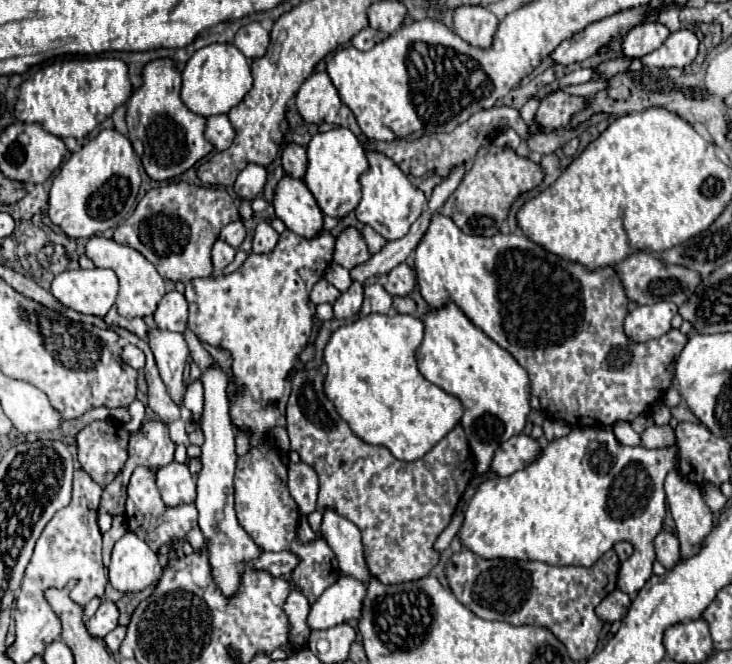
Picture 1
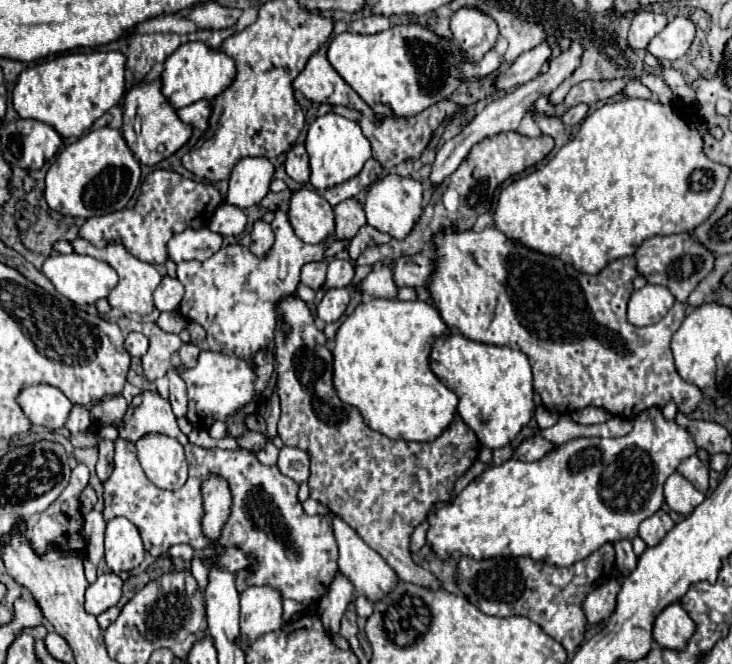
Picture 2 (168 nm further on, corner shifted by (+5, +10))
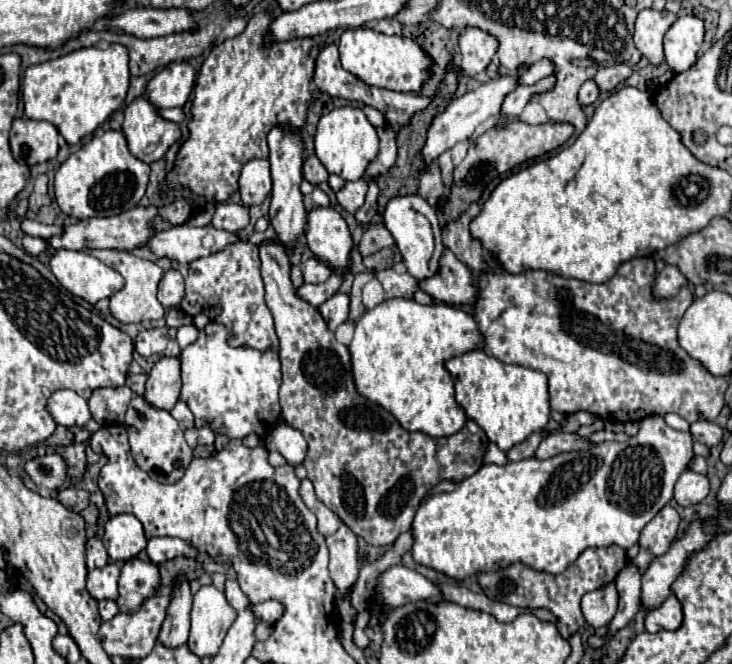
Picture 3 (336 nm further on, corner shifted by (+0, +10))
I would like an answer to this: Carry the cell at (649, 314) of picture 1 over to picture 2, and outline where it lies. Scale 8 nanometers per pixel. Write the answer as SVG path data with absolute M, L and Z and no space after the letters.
M647 283L643 289L631 295L629 309L627 309L629 323L639 327L653 325L665 317L665 313L671 309L673 303L675 303L675 297L667 287Z

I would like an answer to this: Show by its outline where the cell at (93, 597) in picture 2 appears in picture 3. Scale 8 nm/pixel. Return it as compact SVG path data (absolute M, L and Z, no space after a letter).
M108 563L102 569L94 569L88 573L88 593L96 599L118 599L118 577L120 577L120 567L116 563Z

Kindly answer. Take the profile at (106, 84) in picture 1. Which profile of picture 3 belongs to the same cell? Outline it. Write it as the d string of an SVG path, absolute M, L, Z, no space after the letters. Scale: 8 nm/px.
M108 45L108 49L88 47L72 51L64 57L32 65L24 71L22 79L22 99L24 113L28 119L48 121L56 125L60 135L70 143L78 143L82 137L94 133L112 111L116 111L124 99L130 85L128 73L128 53L124 45Z

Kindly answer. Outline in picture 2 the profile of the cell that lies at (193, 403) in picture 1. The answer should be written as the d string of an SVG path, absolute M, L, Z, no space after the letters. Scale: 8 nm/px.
M183 343L179 349L179 357L181 357L181 365L193 365L193 361L197 361L197 353L201 349L195 343Z

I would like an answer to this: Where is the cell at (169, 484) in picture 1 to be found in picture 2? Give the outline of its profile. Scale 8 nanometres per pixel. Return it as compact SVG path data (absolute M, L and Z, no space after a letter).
M147 433L135 441L137 459L149 477L159 489L181 489L187 479L187 459L183 445L161 433Z

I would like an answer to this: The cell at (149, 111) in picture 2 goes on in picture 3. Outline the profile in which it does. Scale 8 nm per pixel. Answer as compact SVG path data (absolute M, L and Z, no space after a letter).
M136 97L124 109L122 131L126 135L130 153L144 163L162 159L164 153L182 139L180 125L162 119L158 109L154 109L146 97Z

